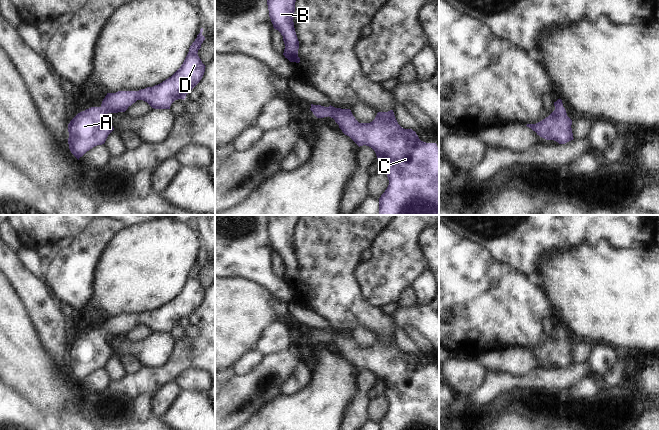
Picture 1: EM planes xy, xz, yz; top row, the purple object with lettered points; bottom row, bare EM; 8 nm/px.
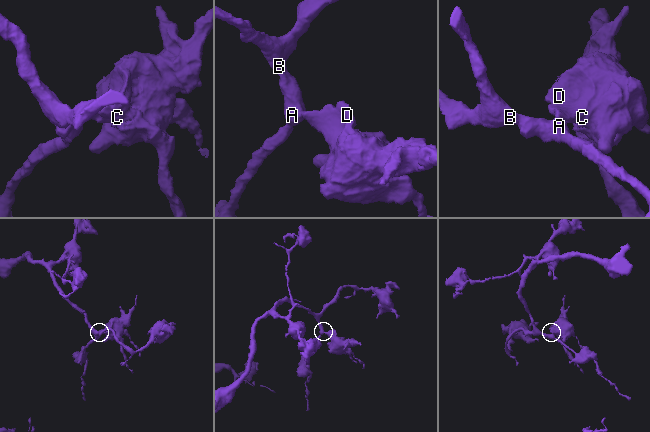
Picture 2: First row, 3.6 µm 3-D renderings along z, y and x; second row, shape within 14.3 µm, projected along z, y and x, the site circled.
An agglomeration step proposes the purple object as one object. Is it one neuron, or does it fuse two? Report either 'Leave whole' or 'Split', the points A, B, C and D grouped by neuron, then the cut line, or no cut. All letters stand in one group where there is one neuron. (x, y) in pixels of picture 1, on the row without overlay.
Leave whole. Groups: A B C D. No split

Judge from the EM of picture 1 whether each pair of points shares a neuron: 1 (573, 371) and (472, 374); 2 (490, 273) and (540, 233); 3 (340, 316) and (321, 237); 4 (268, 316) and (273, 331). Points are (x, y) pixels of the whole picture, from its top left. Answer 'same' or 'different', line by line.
1: different
2: different
3: same
4: different

